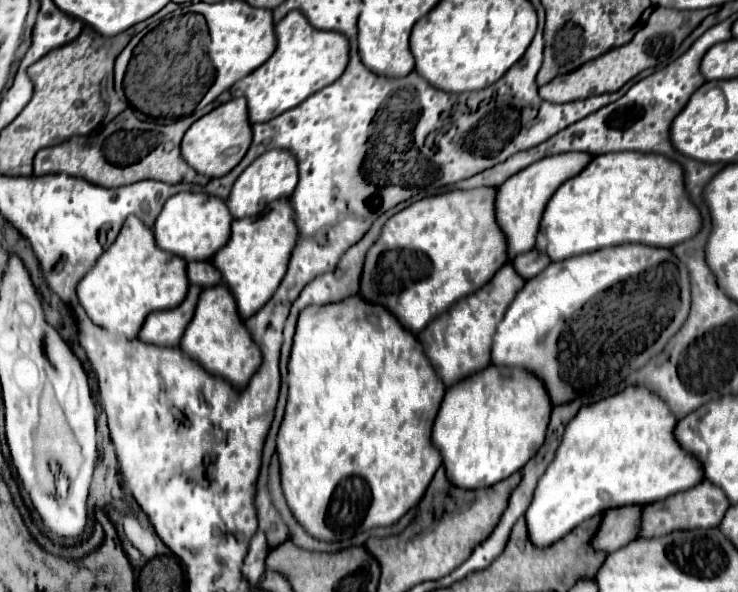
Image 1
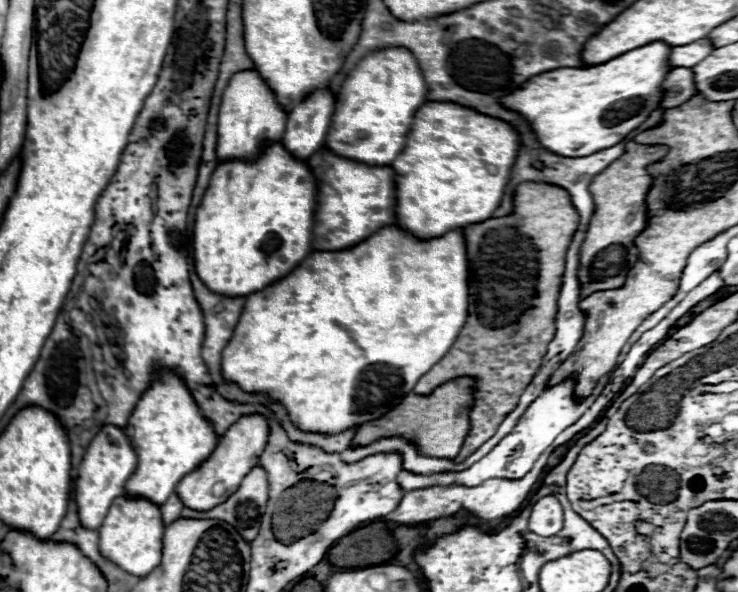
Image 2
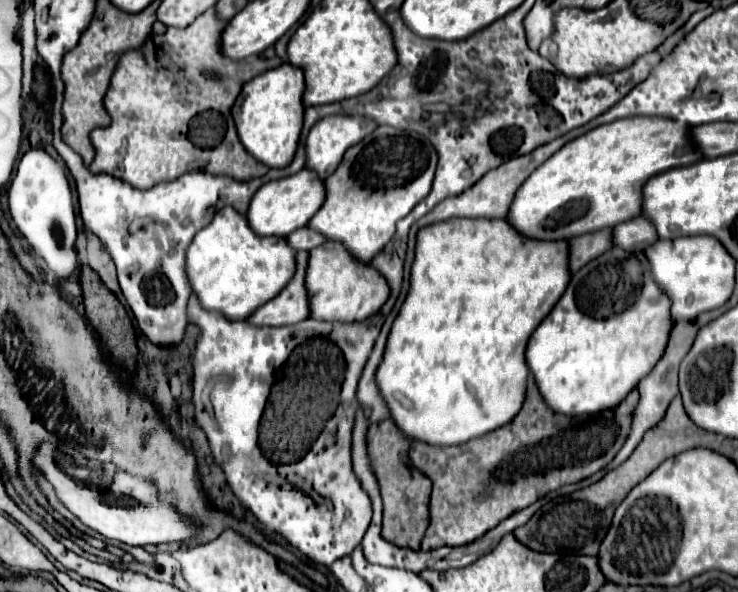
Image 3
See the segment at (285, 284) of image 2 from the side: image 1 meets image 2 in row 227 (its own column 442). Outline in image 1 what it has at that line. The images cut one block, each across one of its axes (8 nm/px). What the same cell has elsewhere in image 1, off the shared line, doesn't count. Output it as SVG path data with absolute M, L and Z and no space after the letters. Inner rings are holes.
M350 296L348 300L326 304L326 306L304 308L296 322L294 342L292 342L292 350L288 358L288 400L286 400L284 418L276 436L276 454L280 460L282 492L294 520L312 538L322 542L342 542L346 530L350 530L354 536L356 532L366 532L376 526L390 526L398 522L410 508L414 508L422 500L434 472L440 466L440 454L430 444L430 430L432 430L434 416L440 408L442 396L444 396L444 386L440 384L440 378L436 376L436 372L432 372L432 366L428 364L428 358L424 356L424 350L420 348L418 340L410 332L404 332L404 328L400 328L400 324L396 324L396 320L388 316L386 308L366 304L364 300L360 300L360 296Z

